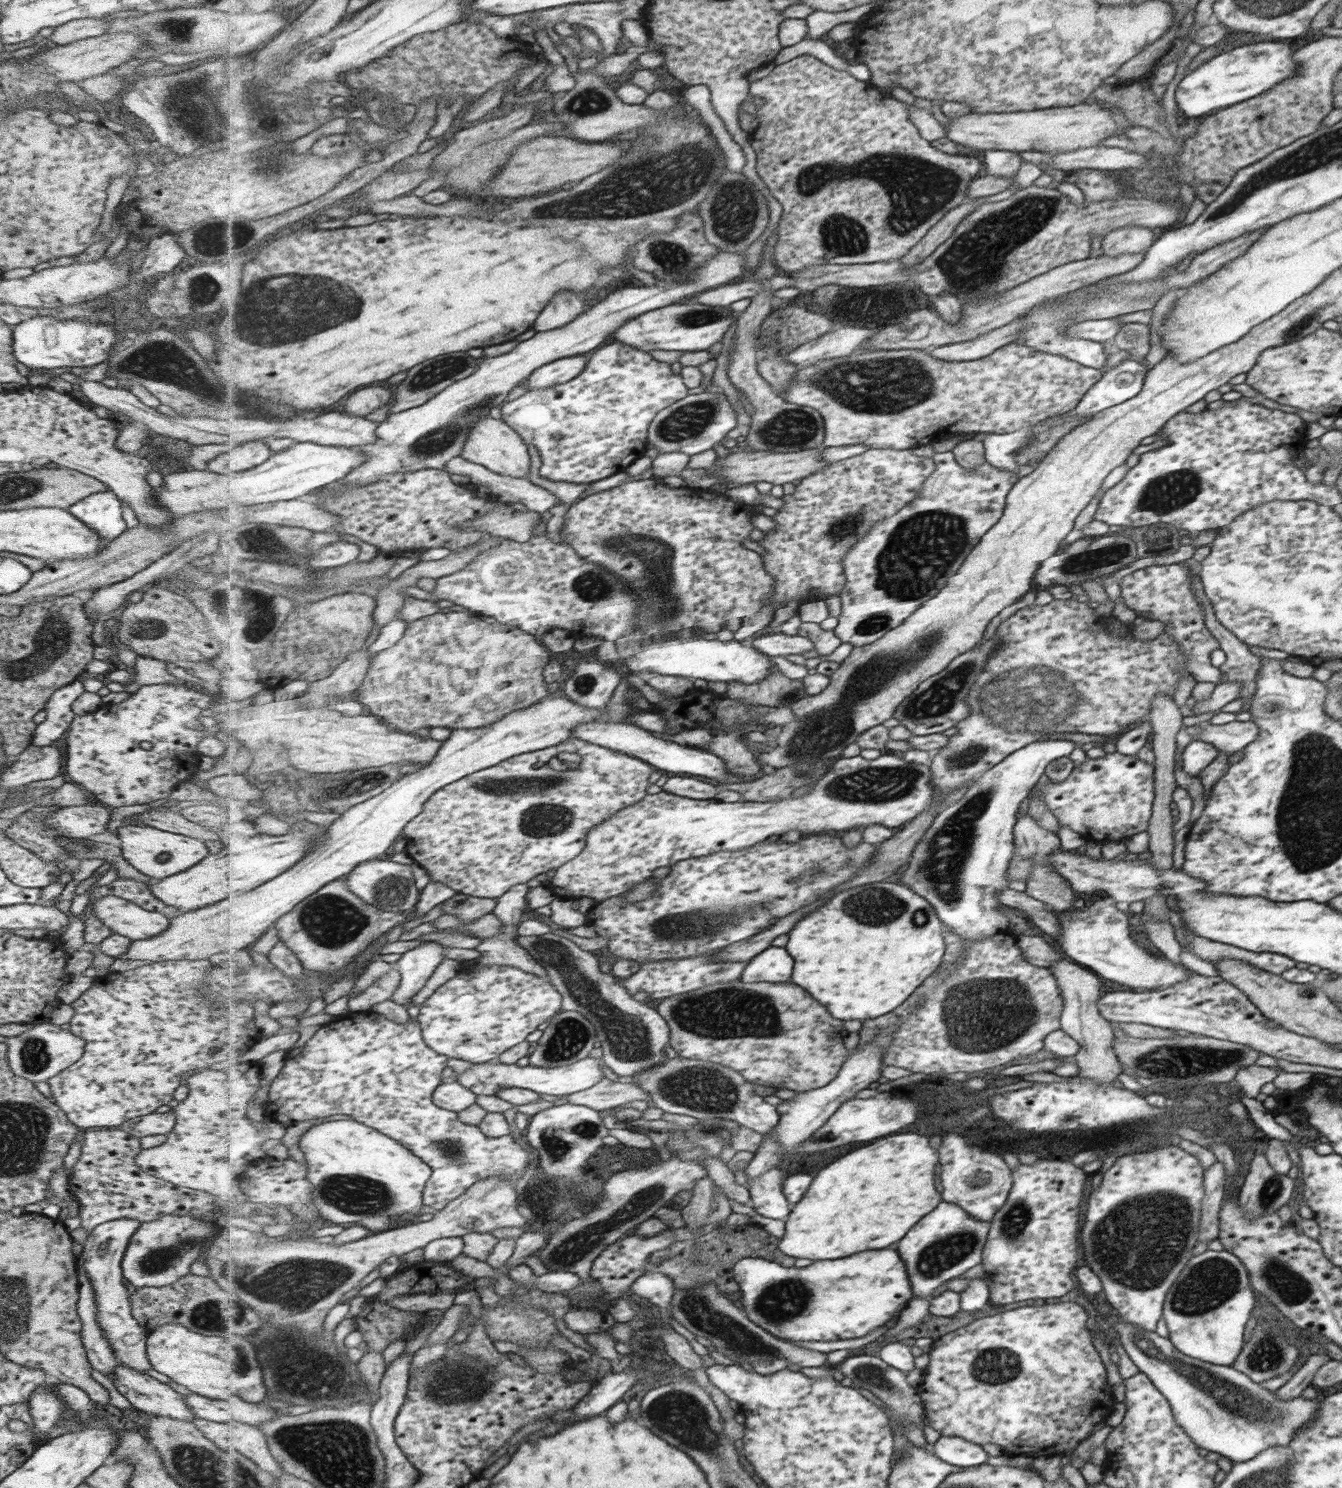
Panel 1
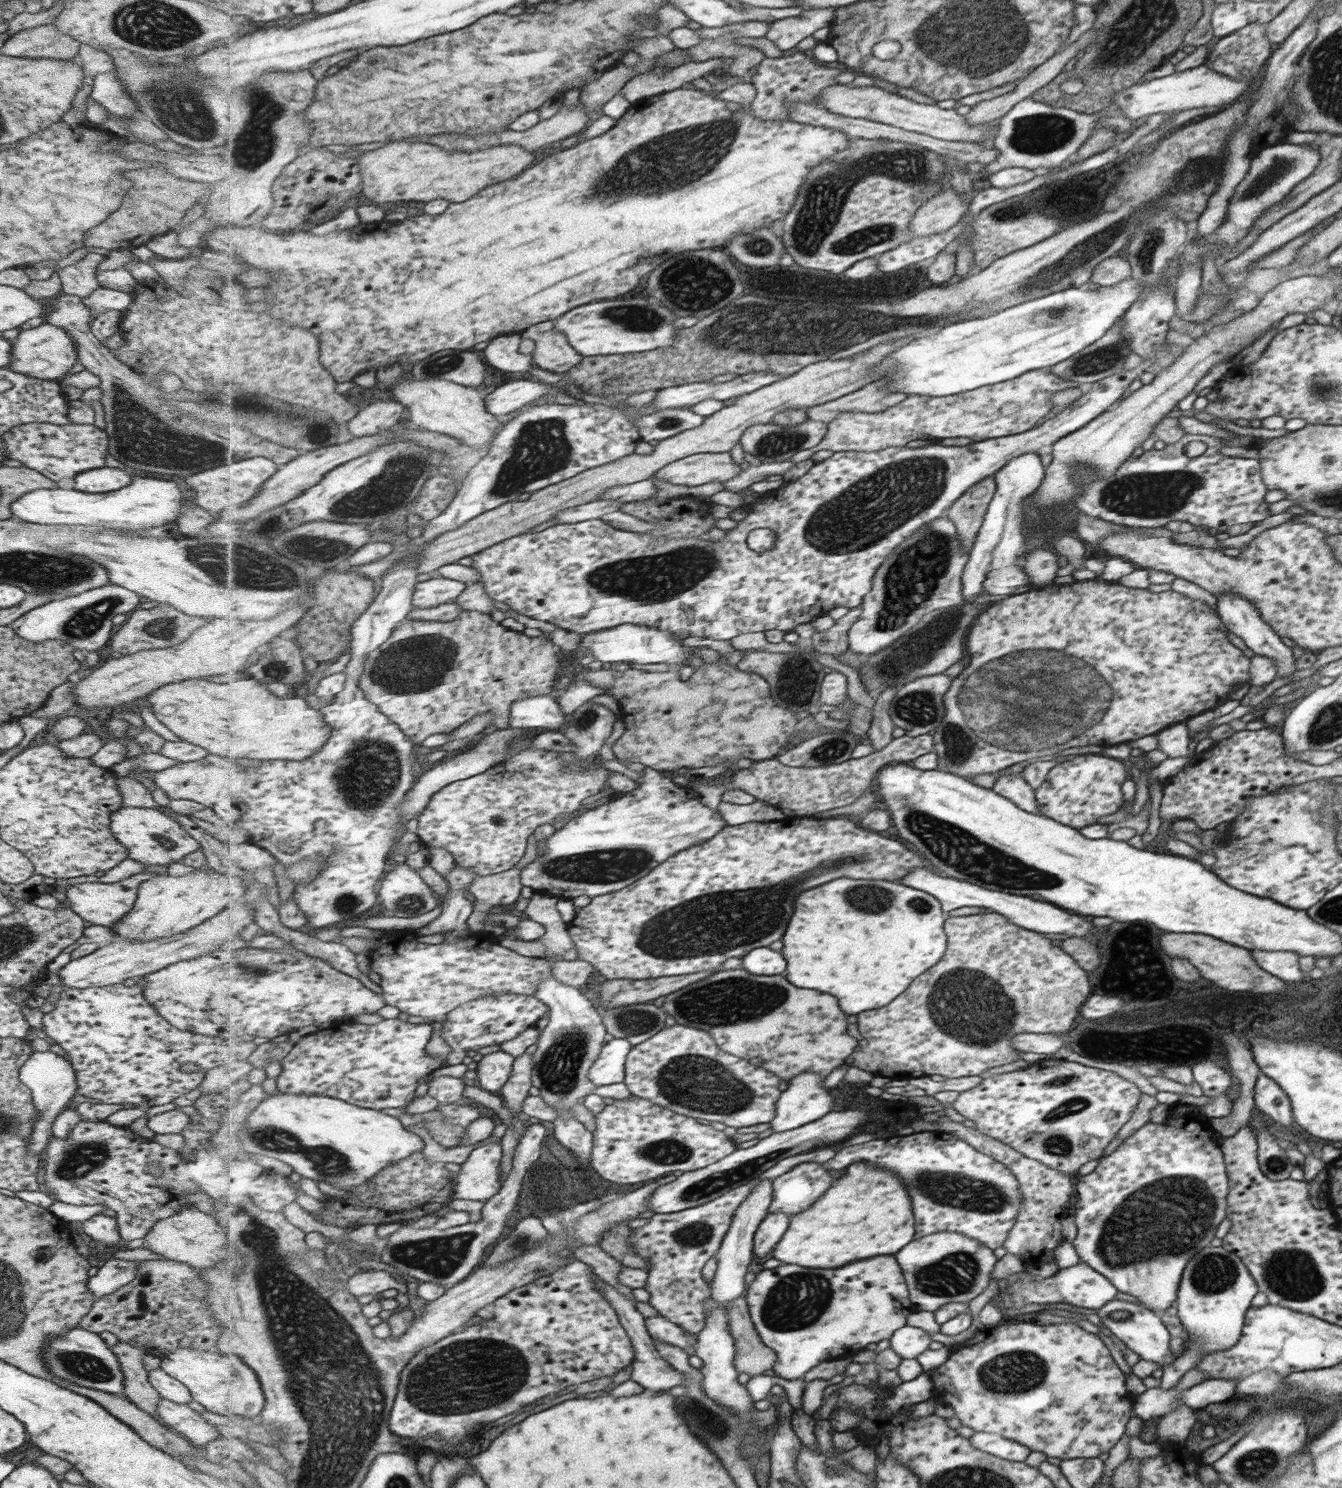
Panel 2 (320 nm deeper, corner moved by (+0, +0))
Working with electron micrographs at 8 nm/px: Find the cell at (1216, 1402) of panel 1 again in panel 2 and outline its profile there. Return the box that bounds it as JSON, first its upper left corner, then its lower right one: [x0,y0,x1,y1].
[1095,1299,1172,1368]

